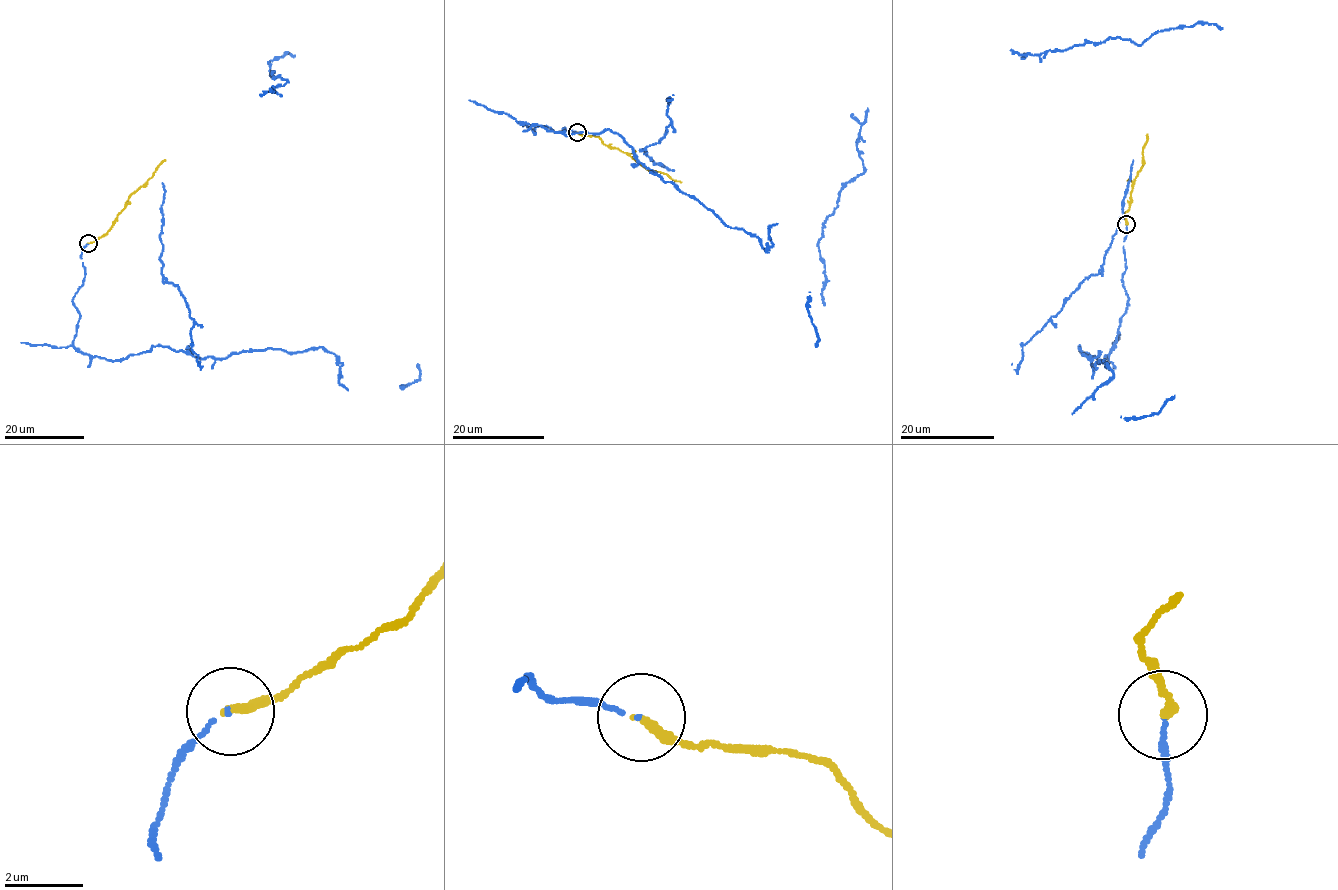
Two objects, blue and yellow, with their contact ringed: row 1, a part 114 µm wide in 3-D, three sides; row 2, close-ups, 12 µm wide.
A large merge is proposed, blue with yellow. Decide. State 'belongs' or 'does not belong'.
belongs

